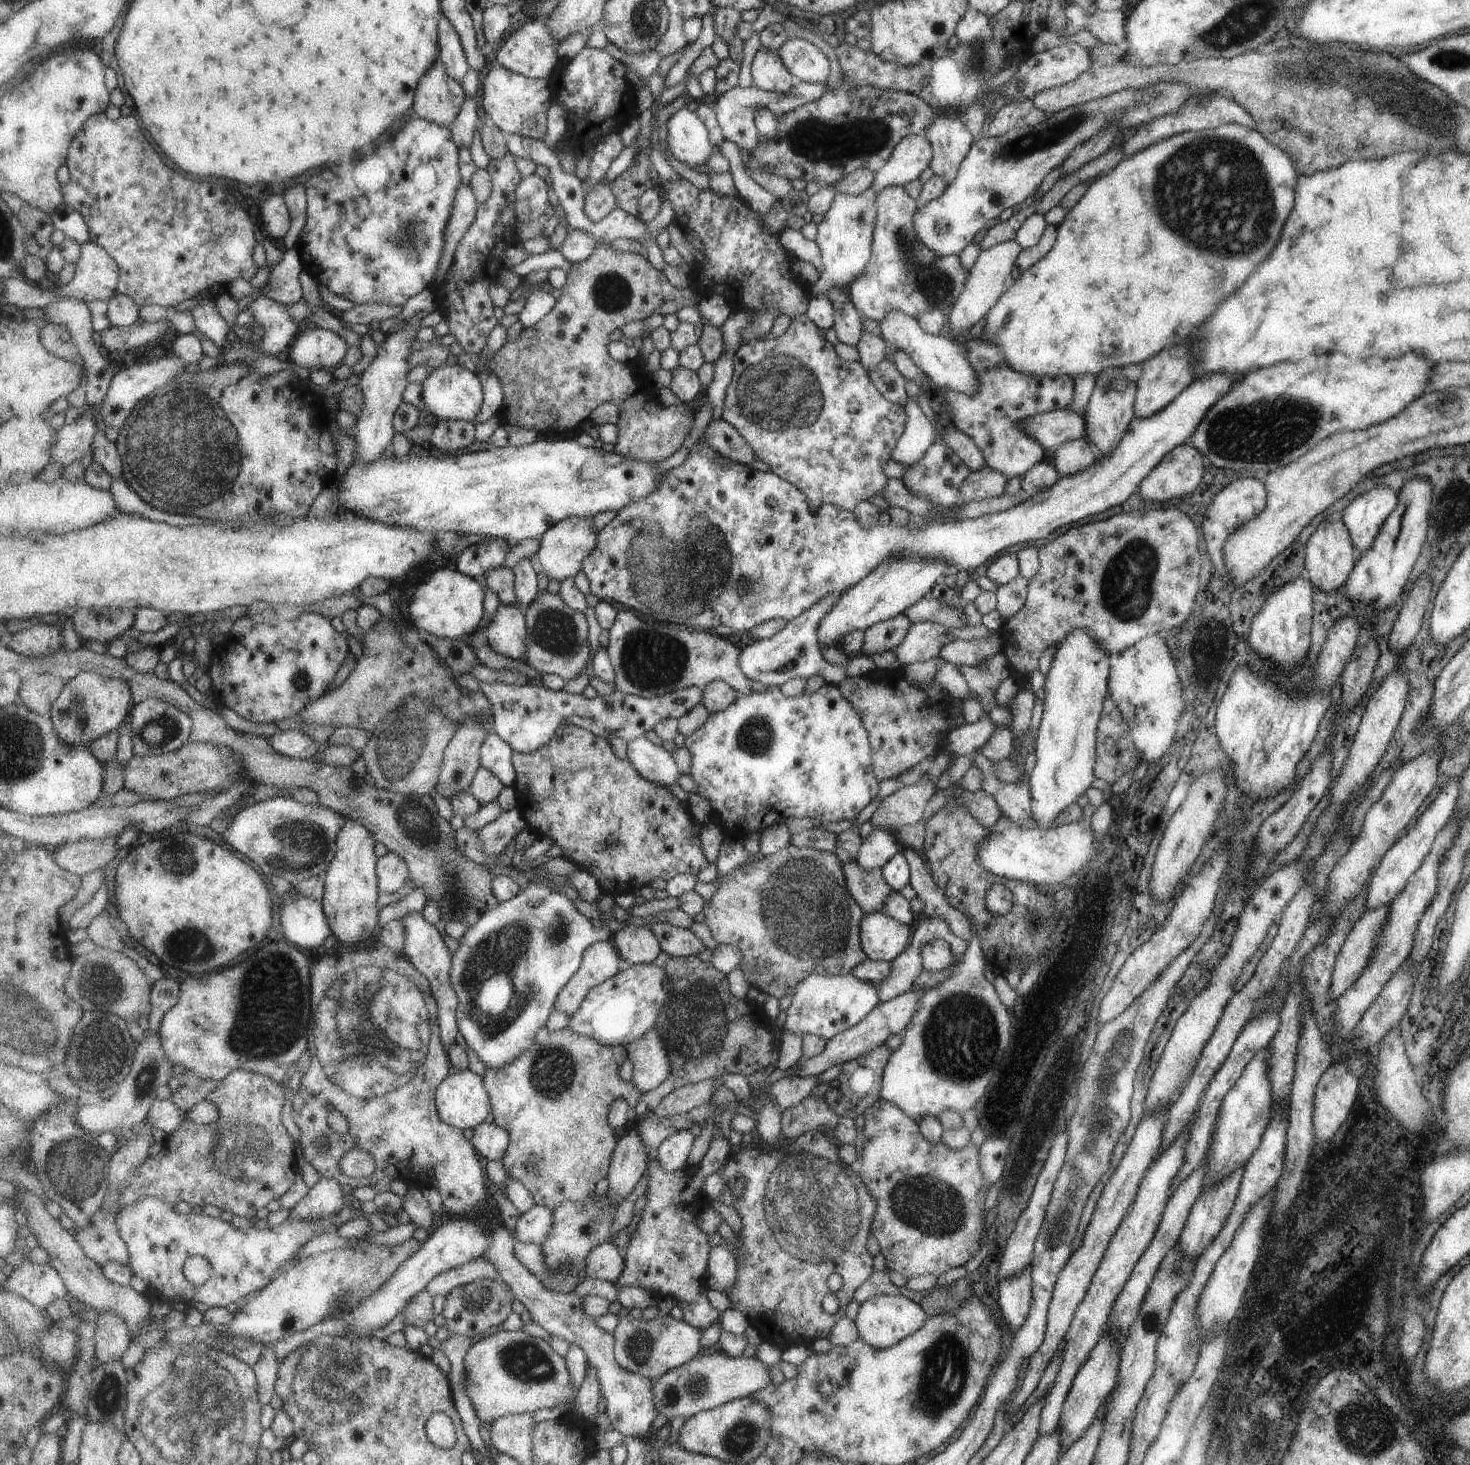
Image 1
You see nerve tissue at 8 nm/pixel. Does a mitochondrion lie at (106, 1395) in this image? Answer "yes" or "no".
yes

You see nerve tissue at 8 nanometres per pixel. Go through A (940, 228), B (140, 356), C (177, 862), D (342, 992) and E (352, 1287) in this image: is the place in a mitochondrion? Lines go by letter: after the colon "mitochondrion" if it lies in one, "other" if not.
A: mitochondrion
B: other
C: mitochondrion
D: mitochondrion
E: mitochondrion

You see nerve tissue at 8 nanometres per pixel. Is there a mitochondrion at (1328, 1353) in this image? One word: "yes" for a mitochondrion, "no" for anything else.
no

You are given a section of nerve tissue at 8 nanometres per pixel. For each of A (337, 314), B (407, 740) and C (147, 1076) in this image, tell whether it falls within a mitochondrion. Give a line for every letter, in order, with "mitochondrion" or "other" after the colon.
A: other
B: mitochondrion
C: mitochondrion

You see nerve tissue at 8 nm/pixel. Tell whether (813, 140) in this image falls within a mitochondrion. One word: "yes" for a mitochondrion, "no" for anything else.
yes

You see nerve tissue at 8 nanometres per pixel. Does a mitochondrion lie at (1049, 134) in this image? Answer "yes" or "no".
yes

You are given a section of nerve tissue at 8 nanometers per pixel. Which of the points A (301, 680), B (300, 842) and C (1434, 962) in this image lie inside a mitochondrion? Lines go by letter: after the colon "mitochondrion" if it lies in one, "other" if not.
A: mitochondrion
B: mitochondrion
C: other

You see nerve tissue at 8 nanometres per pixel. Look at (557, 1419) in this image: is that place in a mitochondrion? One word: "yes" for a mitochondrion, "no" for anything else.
no

